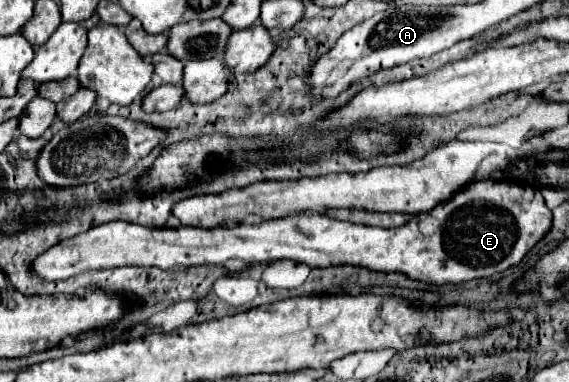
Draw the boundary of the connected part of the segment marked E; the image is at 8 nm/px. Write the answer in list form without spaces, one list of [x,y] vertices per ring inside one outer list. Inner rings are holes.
[[[480,180],[474,184],[466,184],[466,188],[458,190],[454,198],[438,204],[430,212],[414,216],[400,228],[384,230],[372,226],[358,226],[342,220],[334,220],[324,214],[302,212],[298,216],[288,216],[282,220],[264,220],[260,224],[248,226],[238,224],[234,228],[146,228],[130,222],[108,222],[102,226],[94,226],[84,234],[62,240],[46,252],[38,254],[30,264],[30,272],[44,280],[64,280],[90,270],[104,270],[116,266],[156,266],[156,268],[176,268],[176,266],[200,266],[200,264],[216,264],[222,266],[230,258],[242,262],[266,262],[274,258],[288,258],[294,262],[308,264],[310,268],[328,268],[328,266],[362,266],[368,270],[380,272],[400,272],[408,274],[414,280],[428,284],[458,284],[474,278],[486,278],[496,272],[504,272],[506,268],[518,264],[524,254],[548,232],[552,224],[552,214],[544,204],[542,192],[528,184],[506,182],[506,180]]]

